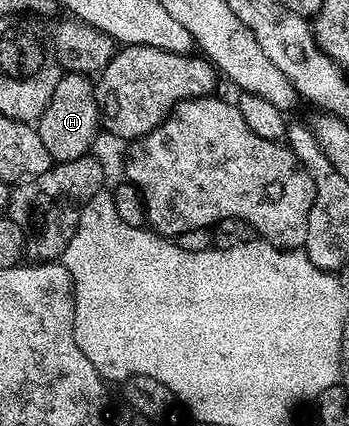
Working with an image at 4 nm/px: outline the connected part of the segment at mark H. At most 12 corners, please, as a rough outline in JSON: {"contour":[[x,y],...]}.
{"contour":[[63,72],[36,128],[51,162],[87,156],[100,134],[98,94]]}

